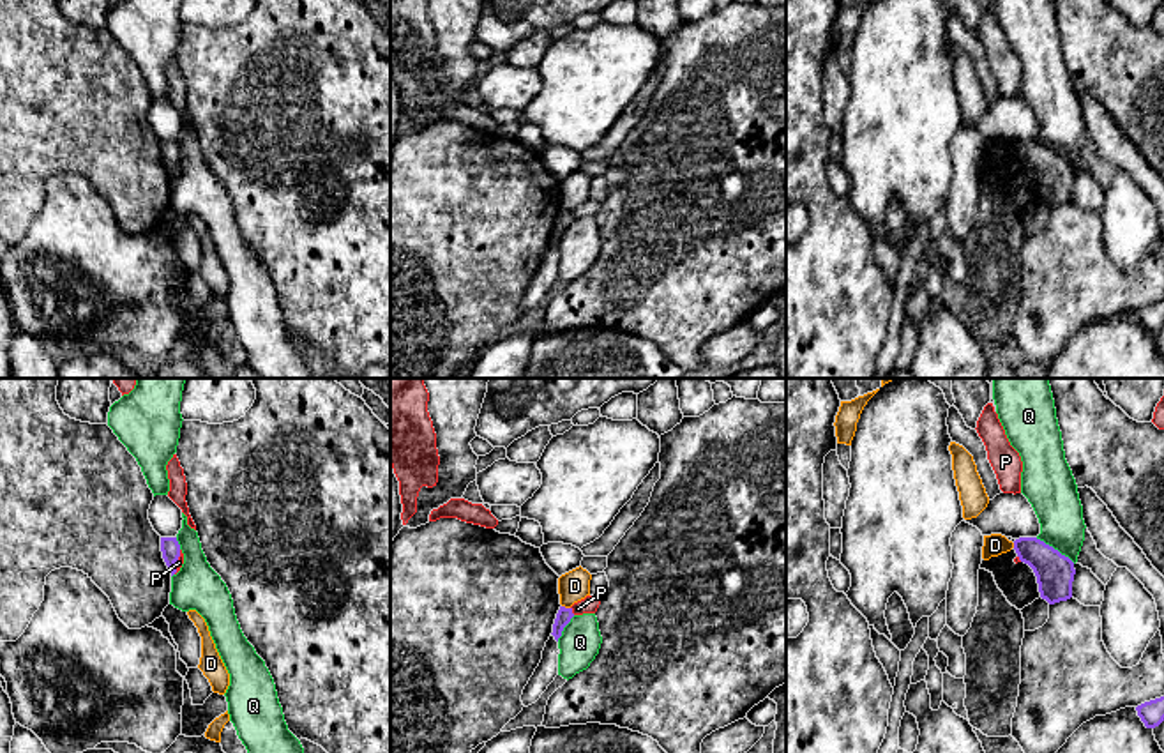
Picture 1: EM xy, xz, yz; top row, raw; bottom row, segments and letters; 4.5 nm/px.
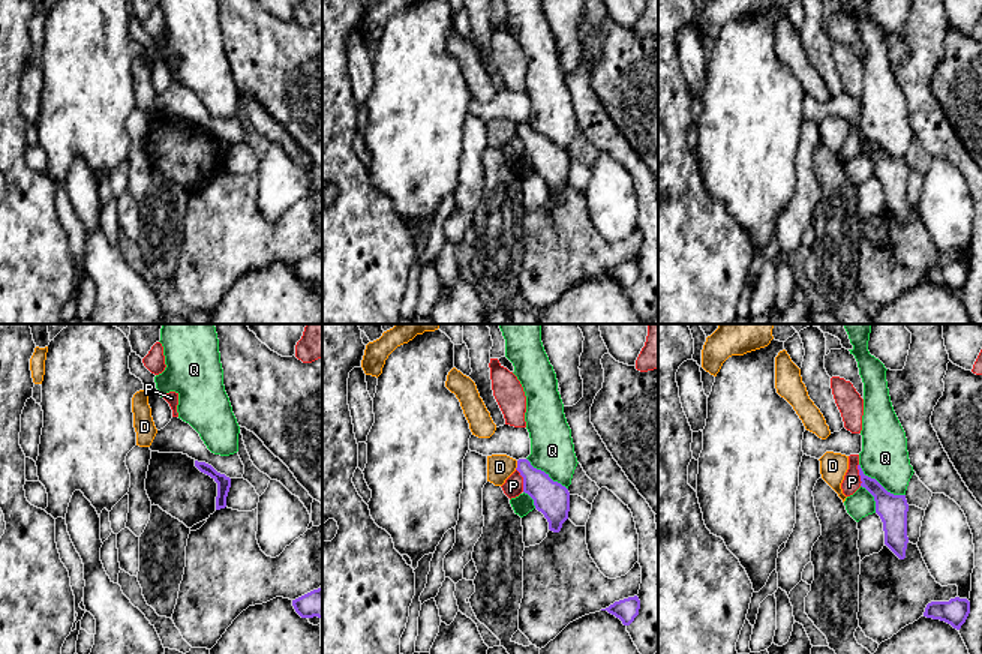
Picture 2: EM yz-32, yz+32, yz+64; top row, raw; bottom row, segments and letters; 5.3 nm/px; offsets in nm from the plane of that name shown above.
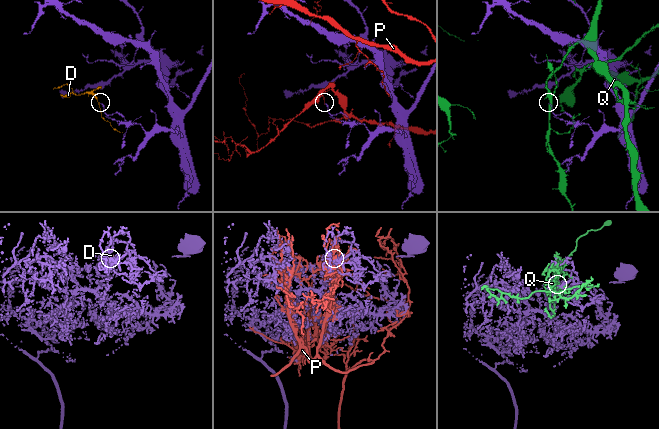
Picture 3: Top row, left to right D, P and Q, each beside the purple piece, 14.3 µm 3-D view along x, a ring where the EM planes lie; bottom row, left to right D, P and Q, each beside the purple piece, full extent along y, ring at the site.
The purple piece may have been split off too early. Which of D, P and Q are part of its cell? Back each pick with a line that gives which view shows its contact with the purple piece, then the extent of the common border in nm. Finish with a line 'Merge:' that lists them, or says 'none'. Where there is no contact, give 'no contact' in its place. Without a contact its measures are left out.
Merge: none

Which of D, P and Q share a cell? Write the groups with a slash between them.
D / P / Q

